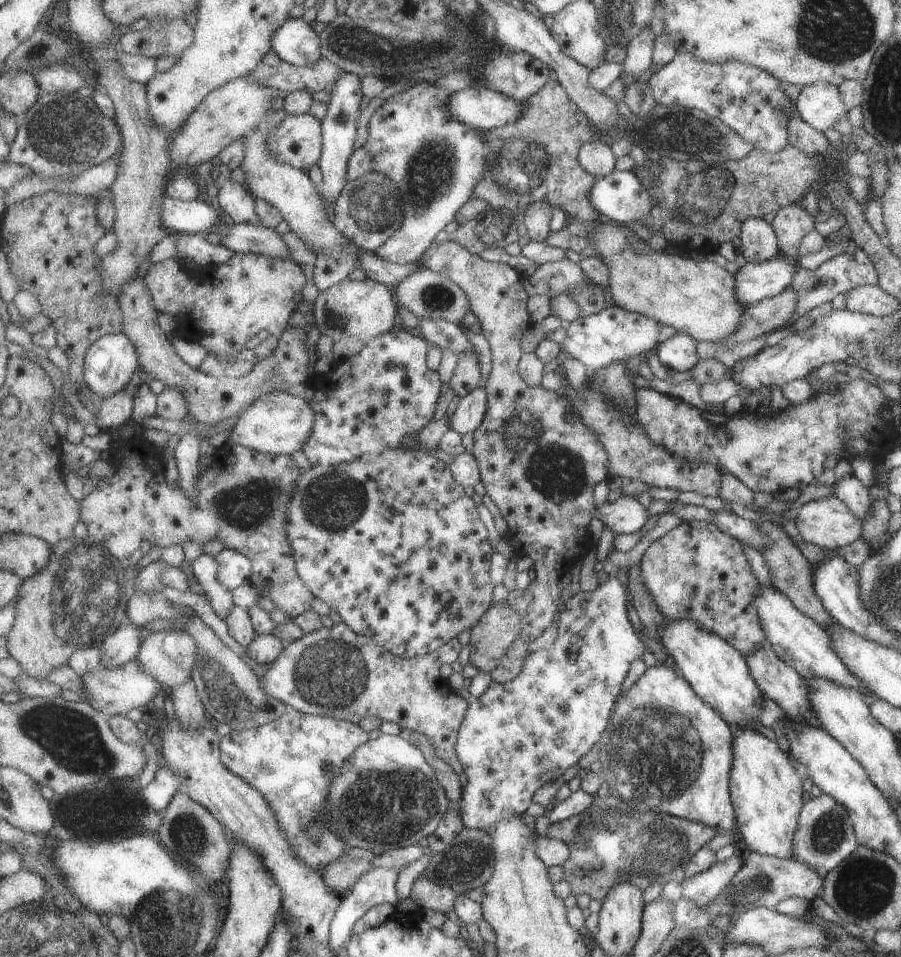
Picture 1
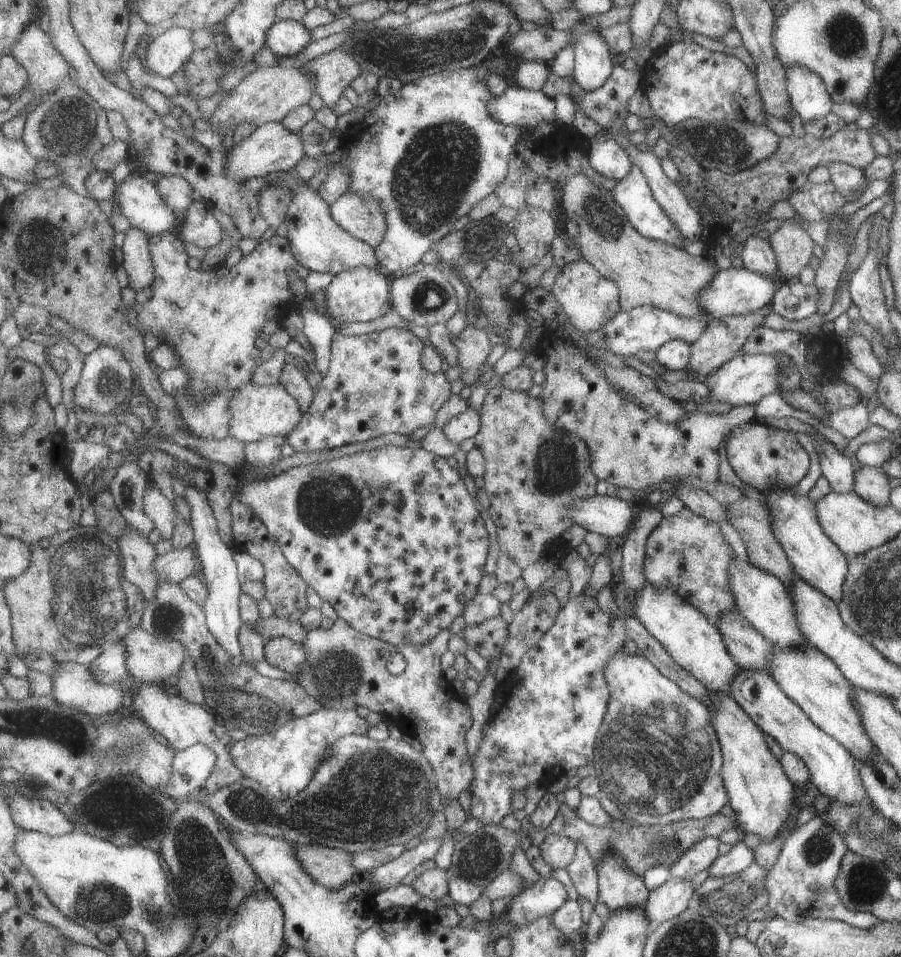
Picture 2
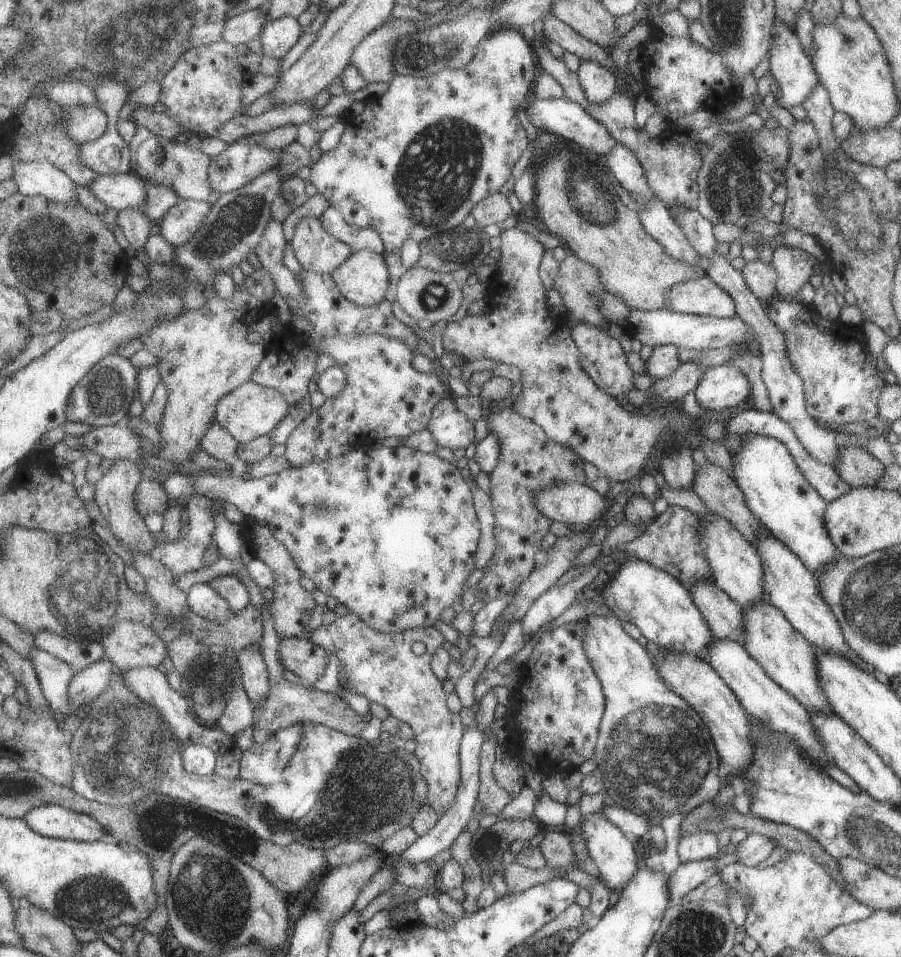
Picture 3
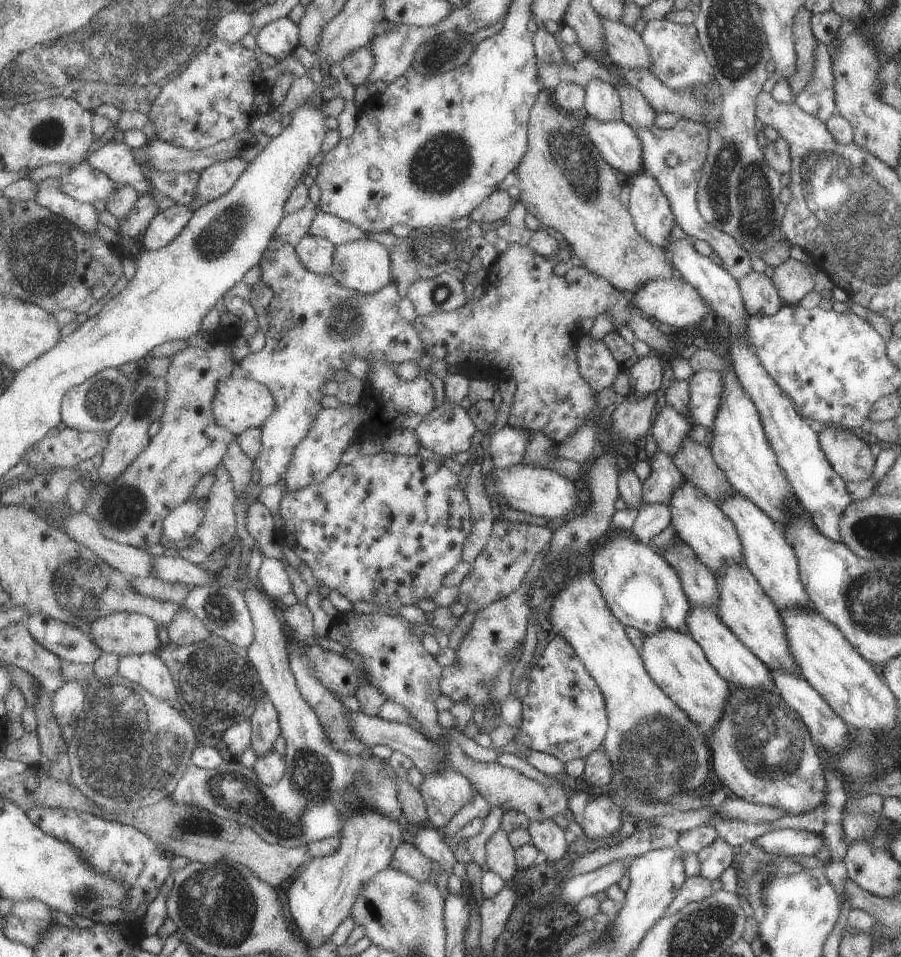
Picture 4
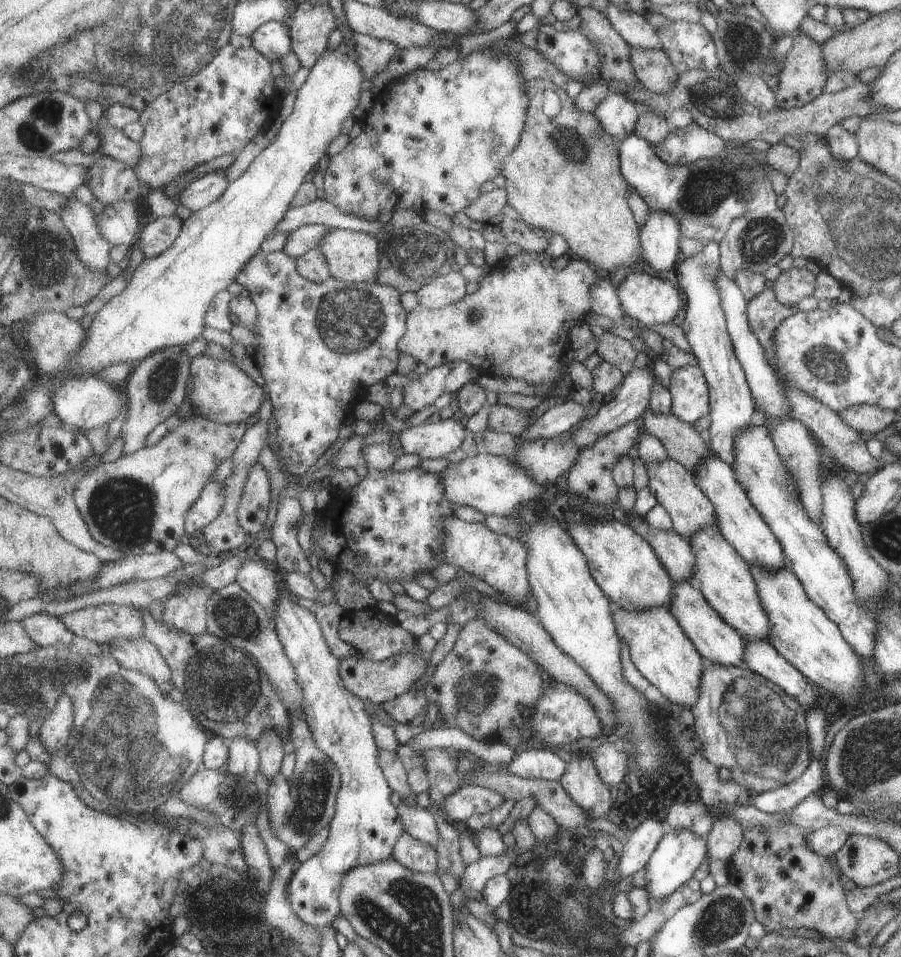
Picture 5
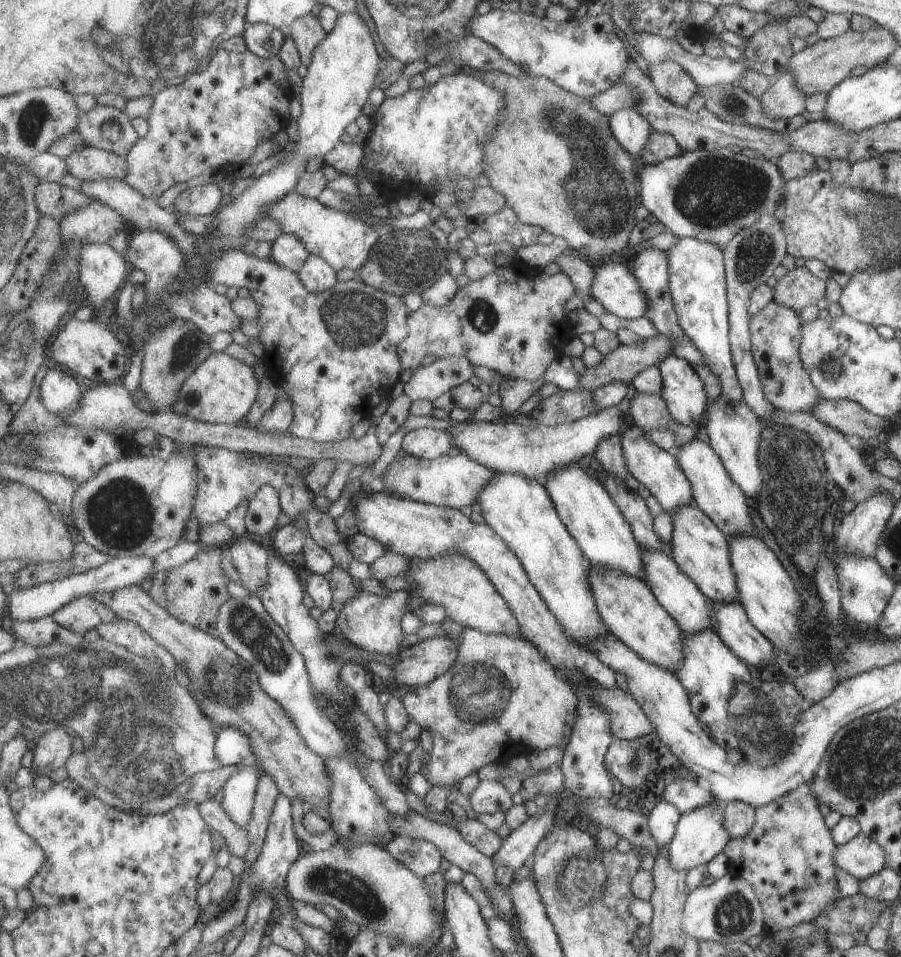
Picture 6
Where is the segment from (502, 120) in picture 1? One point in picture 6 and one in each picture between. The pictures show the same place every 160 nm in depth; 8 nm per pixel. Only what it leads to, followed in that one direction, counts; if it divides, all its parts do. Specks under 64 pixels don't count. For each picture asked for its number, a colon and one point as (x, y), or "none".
2: (516, 107)
3: (558, 116)
4: (616, 141)
5: (705, 197)
6: (713, 195)

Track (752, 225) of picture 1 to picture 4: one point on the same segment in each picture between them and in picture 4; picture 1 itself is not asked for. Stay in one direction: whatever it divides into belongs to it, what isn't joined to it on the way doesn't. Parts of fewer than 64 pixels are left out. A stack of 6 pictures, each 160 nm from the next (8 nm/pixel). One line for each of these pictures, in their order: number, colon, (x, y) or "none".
2: (758, 255)
3: (761, 278)
4: (759, 293)

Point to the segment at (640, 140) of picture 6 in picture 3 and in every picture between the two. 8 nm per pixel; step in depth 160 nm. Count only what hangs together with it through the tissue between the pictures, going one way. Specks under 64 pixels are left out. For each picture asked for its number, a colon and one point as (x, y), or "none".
3: (599, 84)
4: (603, 101)
5: (618, 114)

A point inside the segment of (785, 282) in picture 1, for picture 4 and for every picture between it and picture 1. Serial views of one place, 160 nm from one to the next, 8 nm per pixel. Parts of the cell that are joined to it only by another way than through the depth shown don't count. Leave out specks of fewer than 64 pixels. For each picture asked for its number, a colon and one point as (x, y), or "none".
2: (735, 291)
3: (702, 296)
4: (673, 301)

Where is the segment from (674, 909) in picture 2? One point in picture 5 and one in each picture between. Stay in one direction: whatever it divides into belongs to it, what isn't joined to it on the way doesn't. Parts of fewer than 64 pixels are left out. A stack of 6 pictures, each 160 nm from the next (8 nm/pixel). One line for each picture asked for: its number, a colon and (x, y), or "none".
3: (688, 876)
4: (714, 859)
5: (726, 836)

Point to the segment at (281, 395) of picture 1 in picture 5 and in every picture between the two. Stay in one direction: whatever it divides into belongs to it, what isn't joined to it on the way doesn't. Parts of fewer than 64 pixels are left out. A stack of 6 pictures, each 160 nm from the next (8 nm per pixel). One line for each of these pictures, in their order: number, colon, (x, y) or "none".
2: (259, 411)
3: (253, 411)
4: (242, 403)
5: (221, 391)

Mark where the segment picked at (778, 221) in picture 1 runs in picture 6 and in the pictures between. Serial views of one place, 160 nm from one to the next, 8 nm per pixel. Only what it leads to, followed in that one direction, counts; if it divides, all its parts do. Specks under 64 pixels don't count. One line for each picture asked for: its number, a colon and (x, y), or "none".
2: (794, 246)
3: (793, 269)
4: (793, 281)
5: (792, 285)
6: (799, 288)

